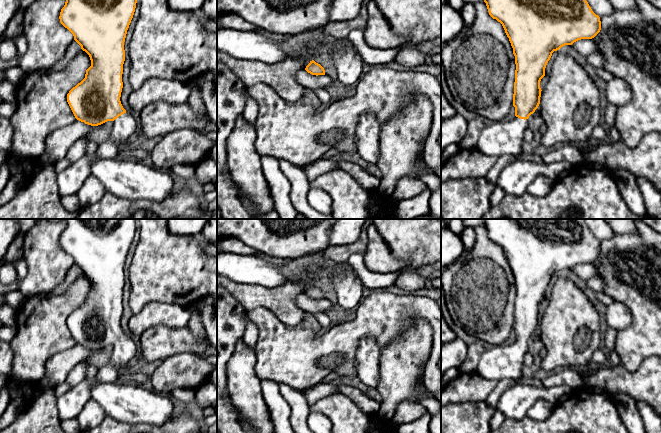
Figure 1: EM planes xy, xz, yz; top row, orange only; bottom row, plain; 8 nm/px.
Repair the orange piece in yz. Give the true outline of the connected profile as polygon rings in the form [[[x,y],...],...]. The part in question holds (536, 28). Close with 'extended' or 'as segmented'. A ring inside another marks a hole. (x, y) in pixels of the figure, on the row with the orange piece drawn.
[[[484,0],[489,15],[500,22],[513,48],[515,56],[515,82],[513,94],[513,106],[515,117],[512,120],[504,119],[485,125],[480,132],[476,147],[483,153],[501,157],[514,155],[525,157],[522,150],[524,133],[528,126],[528,118],[535,112],[540,104],[540,81],[545,76],[545,68],[552,53],[565,45],[572,45],[581,39],[592,39],[601,30],[600,17],[596,15],[586,0]]]; extended

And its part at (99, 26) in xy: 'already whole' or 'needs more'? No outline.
needs more

